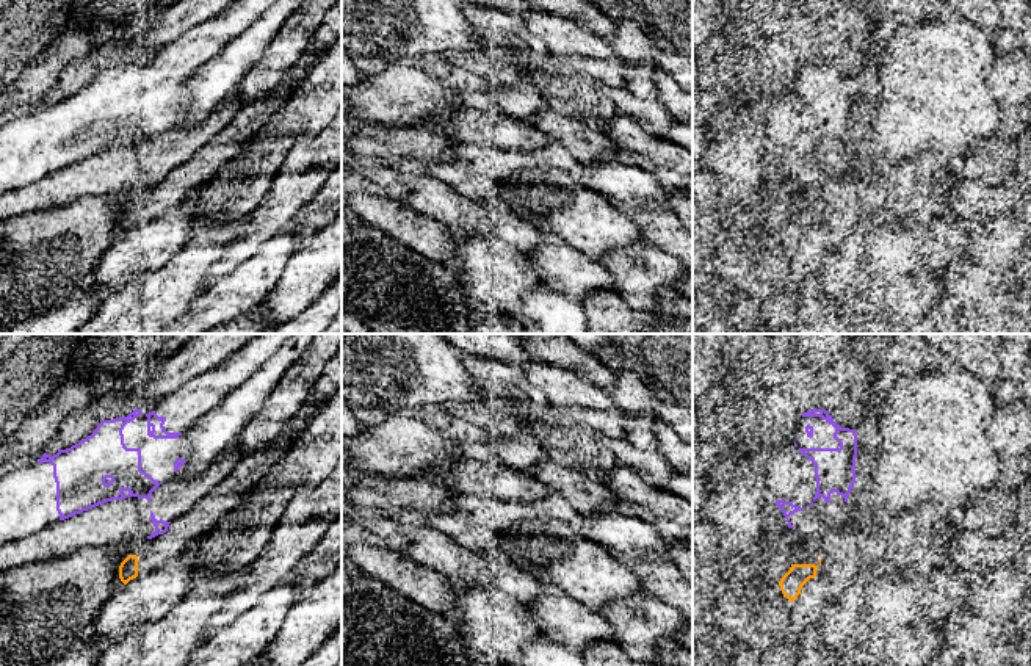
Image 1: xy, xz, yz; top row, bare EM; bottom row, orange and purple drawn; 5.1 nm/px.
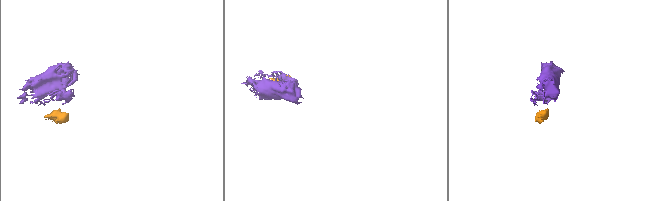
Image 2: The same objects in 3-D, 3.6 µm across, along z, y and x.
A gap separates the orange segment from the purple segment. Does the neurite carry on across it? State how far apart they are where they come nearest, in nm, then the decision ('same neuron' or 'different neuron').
110 nm | different neuron

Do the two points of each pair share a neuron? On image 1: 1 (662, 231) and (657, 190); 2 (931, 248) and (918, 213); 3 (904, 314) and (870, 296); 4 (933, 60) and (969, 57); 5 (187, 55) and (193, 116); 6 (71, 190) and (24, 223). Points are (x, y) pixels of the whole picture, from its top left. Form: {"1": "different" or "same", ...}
{"1": "different", "2": "different", "3": "different", "4": "same", "5": "different", "6": "different"}

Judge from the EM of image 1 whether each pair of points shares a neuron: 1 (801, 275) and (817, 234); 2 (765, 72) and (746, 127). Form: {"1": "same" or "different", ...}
{"1": "same", "2": "different"}

